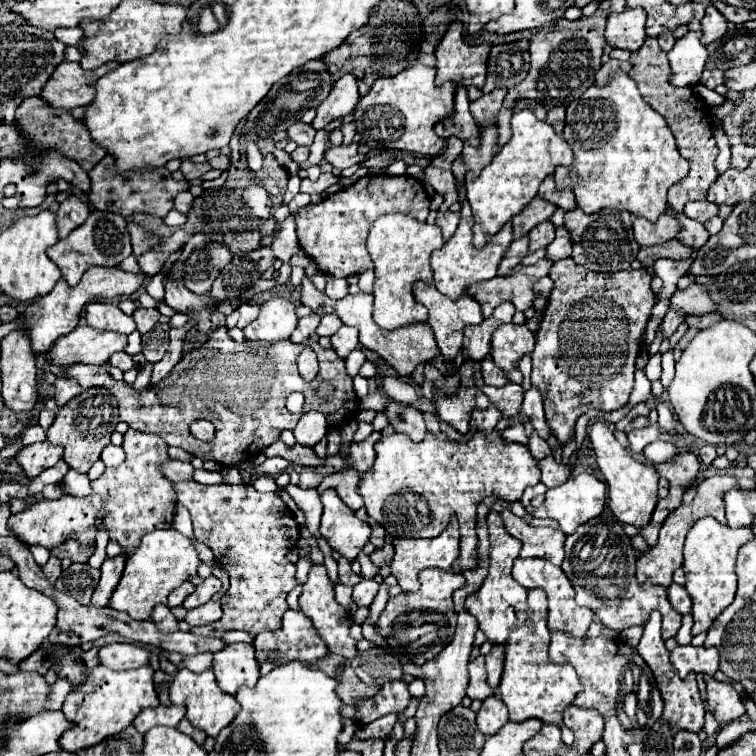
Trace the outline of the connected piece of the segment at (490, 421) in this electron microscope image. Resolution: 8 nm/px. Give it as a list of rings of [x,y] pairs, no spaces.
[[[491,402],[485,410],[474,409],[471,413],[471,421],[470,421],[470,433],[476,432],[477,430],[481,430],[482,432],[491,432],[493,430],[493,426],[497,426],[497,422],[501,420],[501,416],[503,416],[503,412],[501,410],[497,410],[497,406],[495,406],[495,402]]]

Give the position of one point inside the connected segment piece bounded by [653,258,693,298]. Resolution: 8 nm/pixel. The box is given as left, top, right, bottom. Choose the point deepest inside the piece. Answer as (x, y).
(669, 271)

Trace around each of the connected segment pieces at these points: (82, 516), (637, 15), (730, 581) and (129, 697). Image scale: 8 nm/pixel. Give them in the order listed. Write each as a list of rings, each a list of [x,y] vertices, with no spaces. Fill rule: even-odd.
[[[129,428],[123,440],[123,450],[127,454],[125,462],[117,468],[105,468],[105,472],[91,482],[91,496],[75,498],[63,494],[57,500],[41,500],[25,508],[23,512],[11,514],[11,530],[27,546],[39,544],[51,550],[73,536],[83,546],[93,546],[99,526],[105,526],[109,538],[115,540],[123,550],[135,550],[145,534],[157,528],[171,528],[173,522],[177,496],[173,490],[173,482],[161,472],[161,466],[171,460],[167,448],[169,446],[163,438]]]
[[[627,8],[621,14],[609,14],[605,38],[613,48],[639,50],[645,42],[645,10]]]
[[[701,518],[687,534],[685,540],[685,560],[683,570],[687,578],[687,592],[693,598],[693,634],[709,630],[711,622],[733,602],[737,590],[737,574],[735,560],[737,550],[753,538],[751,528],[729,528],[727,524],[717,522],[715,518]]]
[[[99,664],[93,670],[89,670],[85,686],[81,686],[81,690],[69,692],[69,696],[63,702],[63,714],[73,722],[73,728],[61,736],[61,748],[75,752],[79,748],[99,744],[101,740],[115,736],[127,726],[131,726],[139,710],[157,708],[159,698],[153,686],[153,672],[155,670],[149,664],[135,670],[109,670]]]

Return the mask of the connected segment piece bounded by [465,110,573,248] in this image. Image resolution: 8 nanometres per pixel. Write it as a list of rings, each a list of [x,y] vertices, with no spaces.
[[[531,110],[515,112],[513,118],[511,118],[511,130],[513,130],[513,136],[511,136],[511,140],[507,144],[501,146],[499,154],[477,176],[473,176],[471,172],[465,176],[467,200],[469,200],[471,208],[473,208],[473,220],[475,220],[475,226],[473,226],[473,244],[475,244],[475,248],[483,248],[491,240],[491,236],[499,232],[499,228],[505,222],[509,222],[517,212],[523,210],[523,206],[527,206],[531,202],[531,198],[537,194],[537,188],[543,182],[543,178],[553,174],[557,164],[569,166],[571,160],[573,160],[571,146],[553,130],[551,124],[537,120]]]

